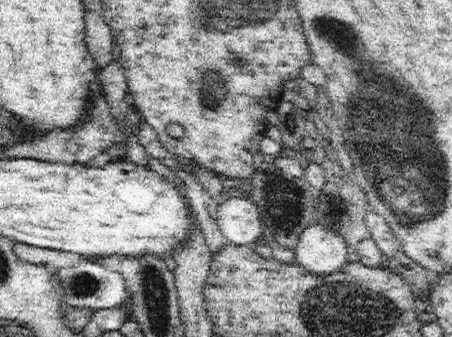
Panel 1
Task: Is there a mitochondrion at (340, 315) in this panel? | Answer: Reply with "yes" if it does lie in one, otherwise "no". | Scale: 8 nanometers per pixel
yes

